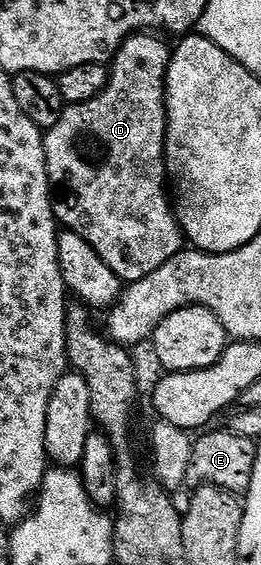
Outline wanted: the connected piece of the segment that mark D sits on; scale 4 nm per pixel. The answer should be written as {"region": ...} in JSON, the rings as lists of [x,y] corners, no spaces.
{"region":[[[157,31],[132,33],[111,59],[109,82],[104,91],[87,103],[66,107],[59,123],[45,133],[54,215],[68,232],[78,233],[91,243],[99,259],[119,275],[122,283],[147,279],[151,271],[159,271],[167,259],[183,248],[181,224],[167,192],[165,172],[165,76],[169,70],[171,45],[164,39]]]}

